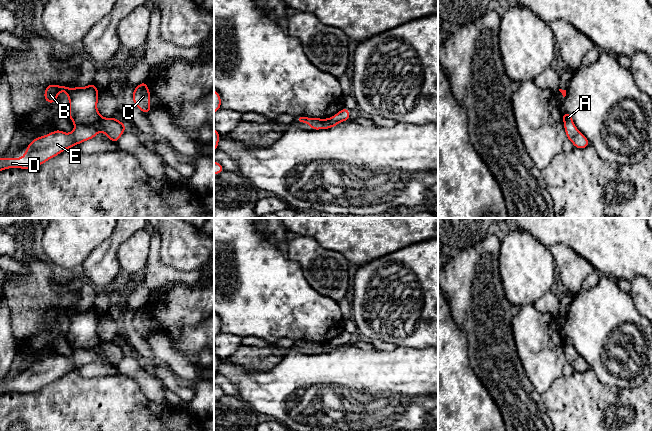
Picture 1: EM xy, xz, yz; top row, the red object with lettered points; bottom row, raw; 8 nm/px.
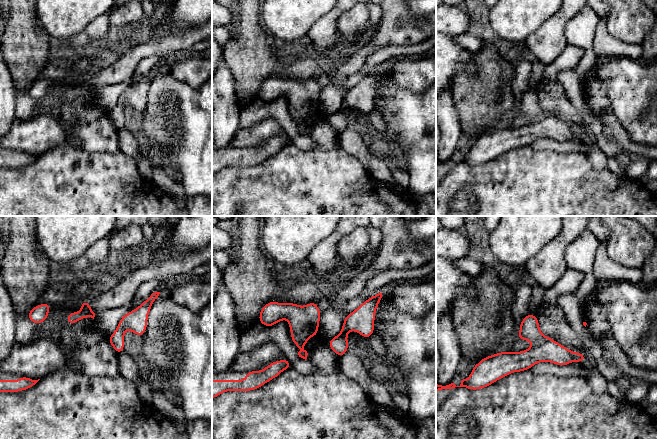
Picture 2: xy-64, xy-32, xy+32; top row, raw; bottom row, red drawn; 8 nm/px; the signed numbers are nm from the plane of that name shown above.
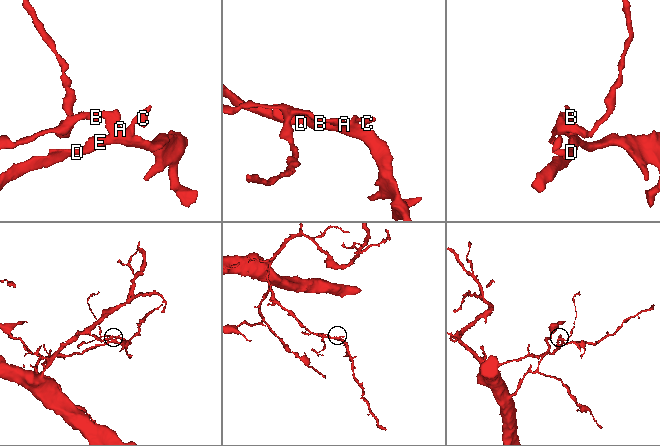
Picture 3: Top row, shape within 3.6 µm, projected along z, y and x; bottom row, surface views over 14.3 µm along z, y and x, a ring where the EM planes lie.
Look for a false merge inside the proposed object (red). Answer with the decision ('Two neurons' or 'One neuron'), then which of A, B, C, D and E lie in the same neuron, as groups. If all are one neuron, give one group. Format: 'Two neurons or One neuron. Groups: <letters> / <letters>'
One neuron. Groups: A B C D E

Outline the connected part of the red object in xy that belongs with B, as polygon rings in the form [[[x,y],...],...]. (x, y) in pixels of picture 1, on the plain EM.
[[[50,308],[45,311],[44,324],[50,328],[55,327],[61,314],[68,319],[68,340],[75,349],[73,355],[67,358],[56,353],[45,360],[35,361],[27,369],[22,382],[0,382],[0,395],[9,392],[38,391],[64,374],[95,362],[98,356],[105,357],[109,365],[118,366],[126,349],[114,340],[104,342],[100,339],[97,334],[99,314],[95,308],[71,313],[68,312],[68,308],[62,311]]]

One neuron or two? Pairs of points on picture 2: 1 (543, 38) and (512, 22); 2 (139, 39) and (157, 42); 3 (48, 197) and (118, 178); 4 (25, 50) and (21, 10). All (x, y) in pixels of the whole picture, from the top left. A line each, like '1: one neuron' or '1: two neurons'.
1: two neurons
2: two neurons
3: one neuron
4: one neuron

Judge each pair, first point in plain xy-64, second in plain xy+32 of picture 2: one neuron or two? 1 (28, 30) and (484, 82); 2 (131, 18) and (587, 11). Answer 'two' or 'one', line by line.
1: one
2: one

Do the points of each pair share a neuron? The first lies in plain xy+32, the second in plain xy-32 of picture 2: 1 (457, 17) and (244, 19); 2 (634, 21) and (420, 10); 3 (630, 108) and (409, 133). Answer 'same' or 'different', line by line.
1: different
2: different
3: different

